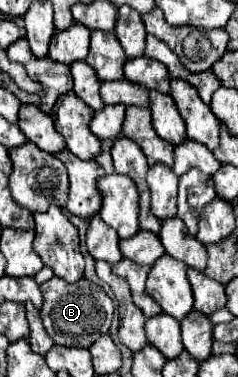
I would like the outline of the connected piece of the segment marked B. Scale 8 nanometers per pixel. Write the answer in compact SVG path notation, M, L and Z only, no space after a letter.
M52 277L50 281L40 285L44 305L40 309L44 329L48 331L50 339L58 345L64 347L90 347L98 337L106 335L112 323L112 313L114 313L114 303L112 299L94 283L88 279L76 281L76 283L66 283L60 277Z

